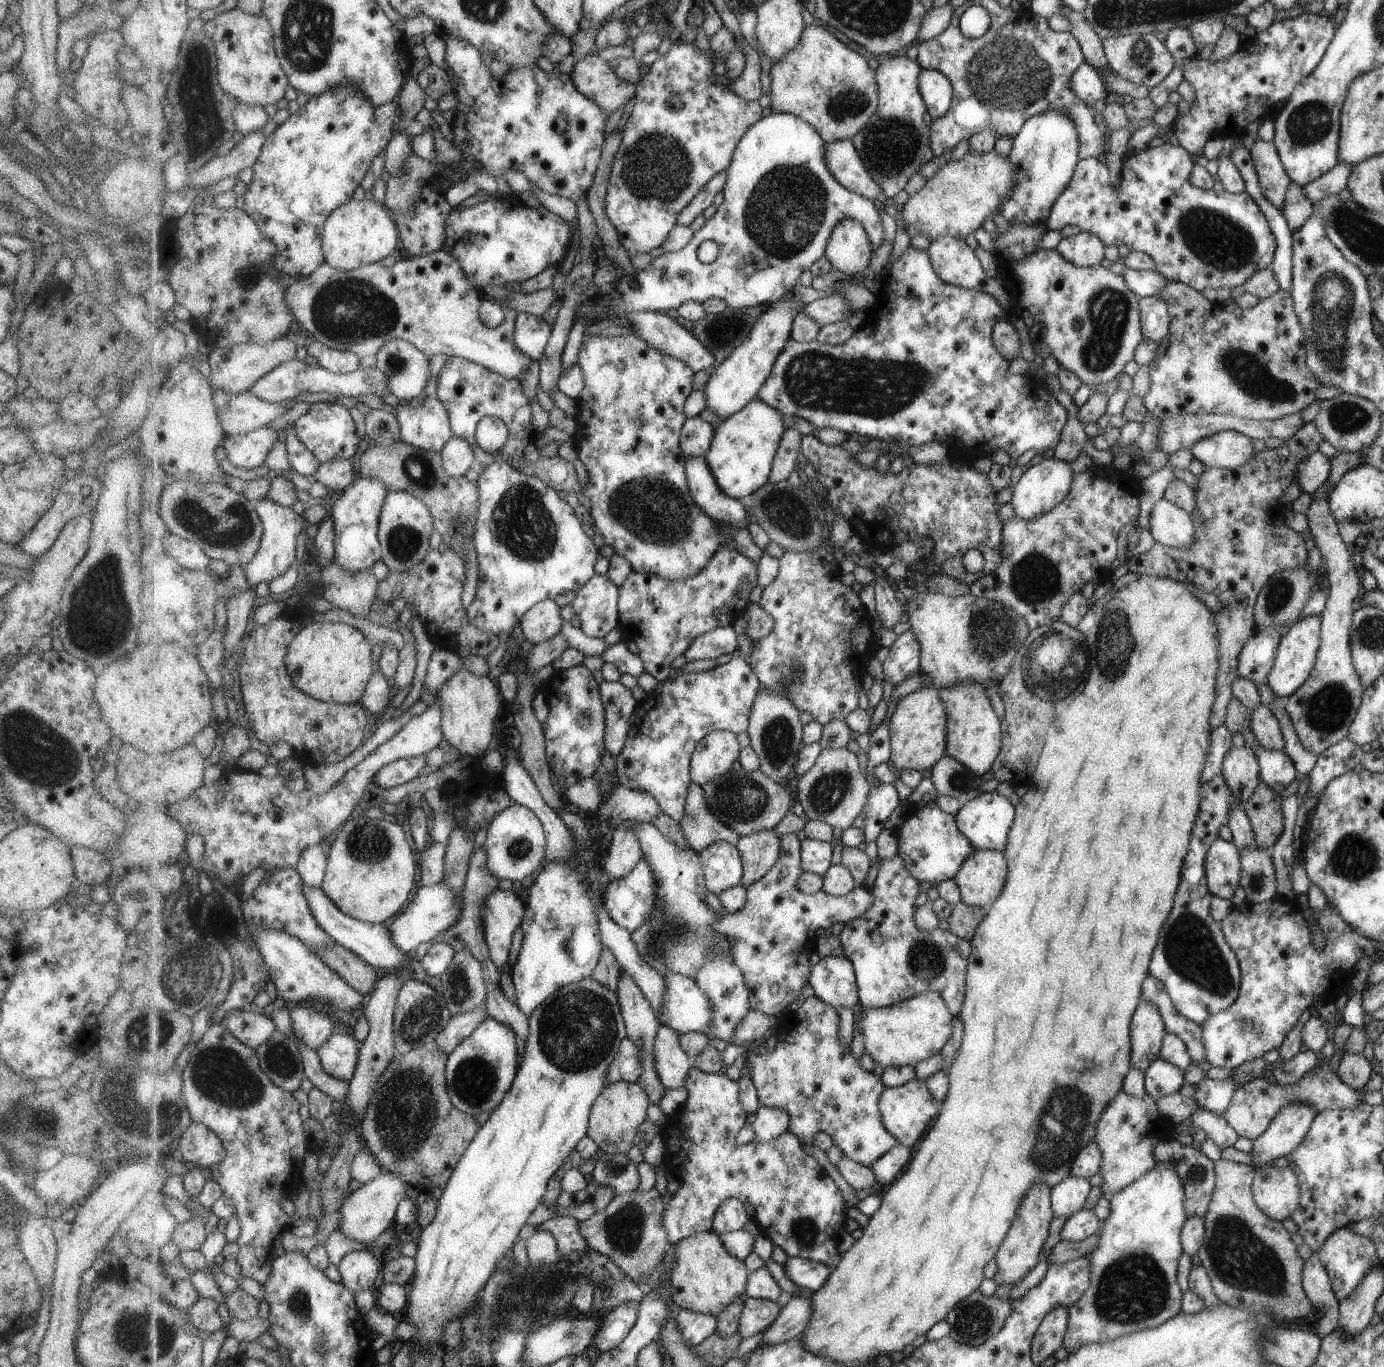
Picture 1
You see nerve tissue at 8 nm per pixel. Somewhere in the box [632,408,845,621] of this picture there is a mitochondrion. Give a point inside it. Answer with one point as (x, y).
(783, 508)

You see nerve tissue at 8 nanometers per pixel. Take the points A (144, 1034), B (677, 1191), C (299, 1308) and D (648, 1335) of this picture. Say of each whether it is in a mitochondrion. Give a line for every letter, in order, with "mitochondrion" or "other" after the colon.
A: mitochondrion
B: other
C: mitochondrion
D: other

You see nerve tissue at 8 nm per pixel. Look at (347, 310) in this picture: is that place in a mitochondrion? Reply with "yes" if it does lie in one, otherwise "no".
yes

